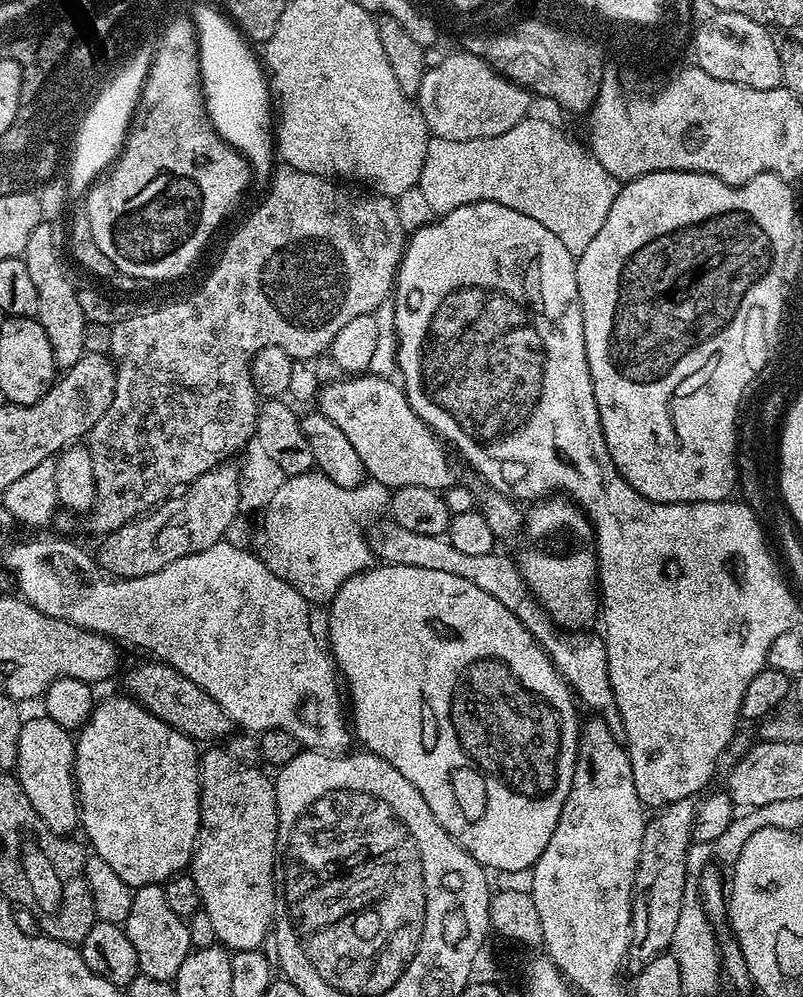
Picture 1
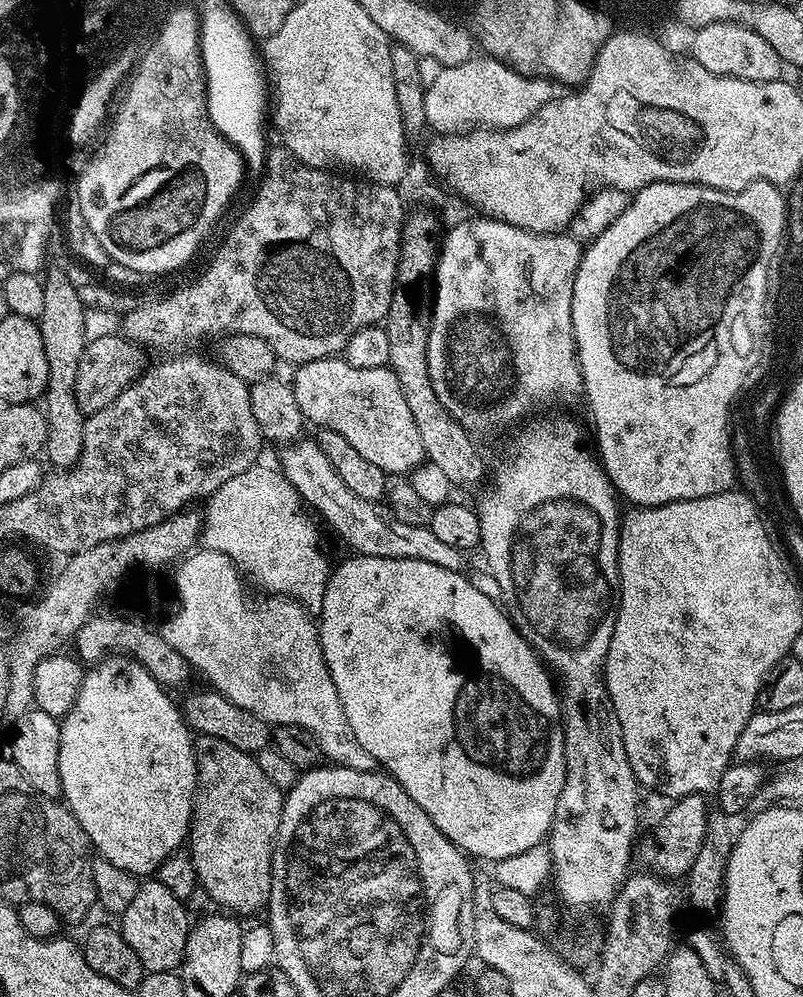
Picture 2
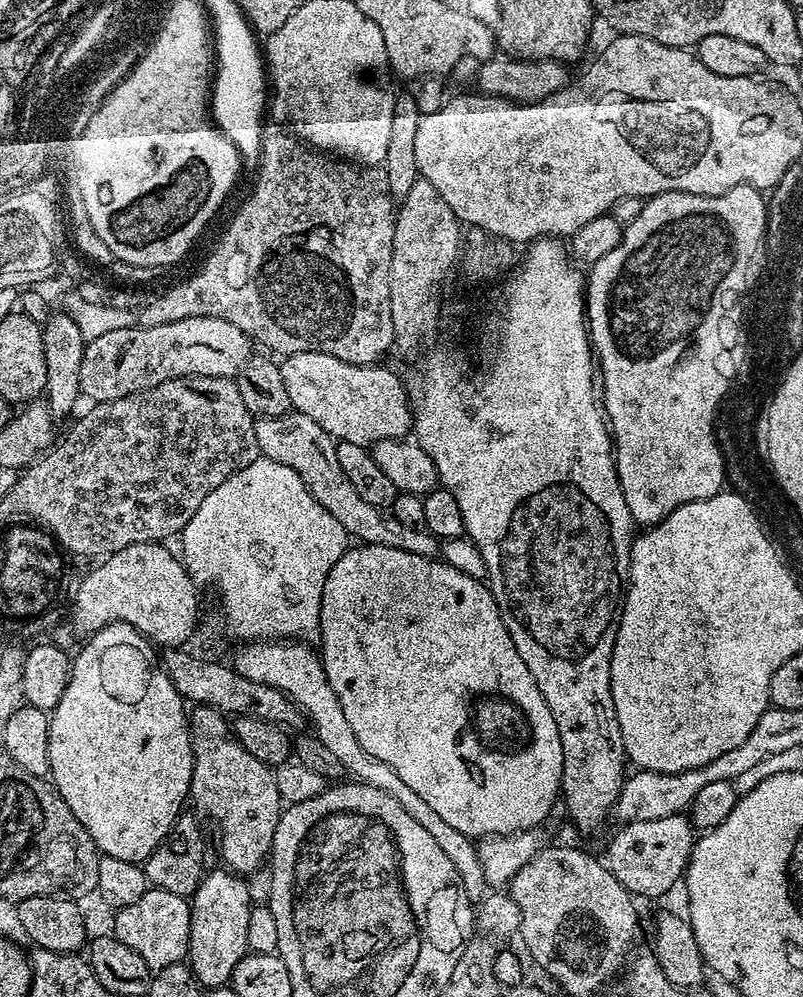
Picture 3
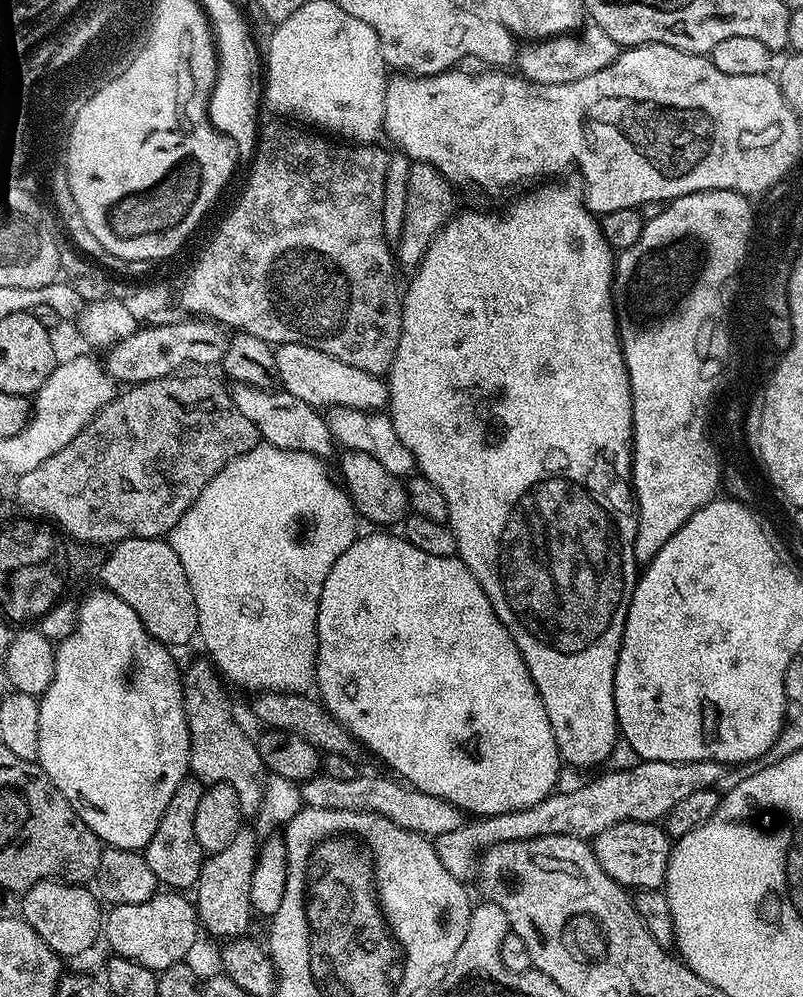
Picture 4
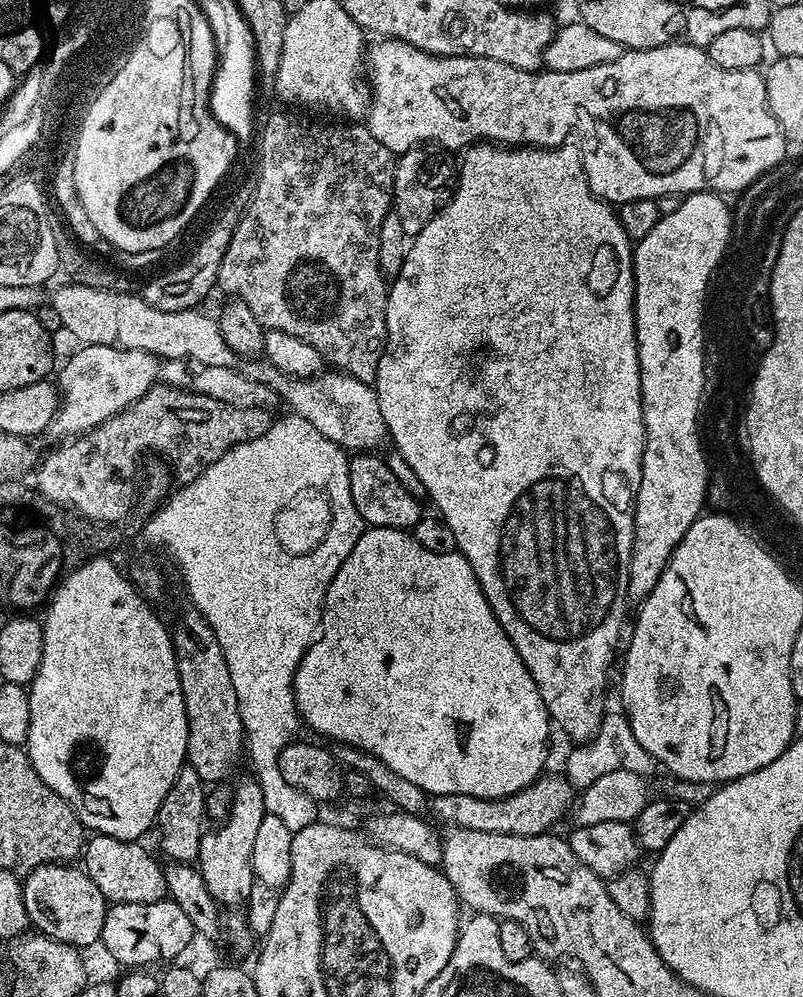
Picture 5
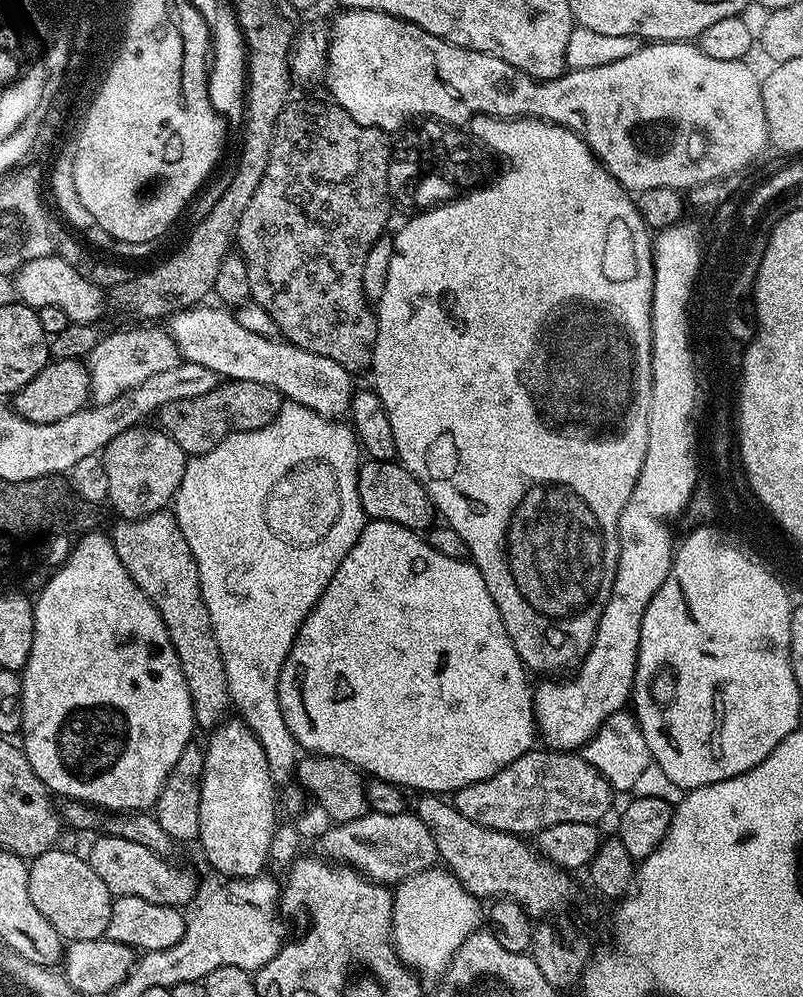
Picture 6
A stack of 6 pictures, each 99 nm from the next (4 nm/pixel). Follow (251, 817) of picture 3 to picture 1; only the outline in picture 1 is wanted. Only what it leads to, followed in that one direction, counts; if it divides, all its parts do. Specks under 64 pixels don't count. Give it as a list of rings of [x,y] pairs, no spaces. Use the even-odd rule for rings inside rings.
[[[212,746],[200,757],[200,836],[196,840],[196,851],[192,853],[190,874],[194,878],[194,886],[198,886],[198,894],[203,915],[208,915],[208,924],[217,936],[219,943],[233,953],[238,951],[254,951],[261,947],[264,940],[269,939],[274,917],[278,911],[278,849],[276,847],[276,831],[278,830],[278,806],[276,805],[276,789],[273,781],[263,776],[260,768],[248,768],[240,764],[230,755],[227,747]]]

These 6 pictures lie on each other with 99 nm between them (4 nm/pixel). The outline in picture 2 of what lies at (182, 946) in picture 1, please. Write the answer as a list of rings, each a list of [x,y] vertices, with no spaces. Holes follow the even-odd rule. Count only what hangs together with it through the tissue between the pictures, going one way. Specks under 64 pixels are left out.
[[[148,878],[141,883],[138,894],[134,894],[134,899],[130,901],[130,906],[126,906],[126,910],[119,913],[120,933],[126,938],[126,942],[130,942],[130,950],[134,950],[134,954],[138,954],[138,962],[142,962],[145,972],[175,972],[179,969],[184,960],[186,938],[190,927],[188,912],[184,907],[186,907],[185,901],[170,894],[170,890],[166,890],[166,886],[162,886],[160,880]]]

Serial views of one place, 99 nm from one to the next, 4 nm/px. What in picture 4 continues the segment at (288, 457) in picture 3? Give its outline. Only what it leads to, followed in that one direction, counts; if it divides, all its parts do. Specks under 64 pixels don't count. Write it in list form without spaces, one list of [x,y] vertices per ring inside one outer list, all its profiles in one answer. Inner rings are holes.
[[[233,383],[230,391],[234,406],[242,414],[246,414],[246,418],[250,418],[250,422],[254,422],[254,426],[260,432],[260,439],[263,443],[273,444],[276,448],[281,448],[282,450],[290,450],[292,448],[295,452],[309,452],[311,456],[321,458],[327,457],[327,452],[334,448],[334,441],[328,429],[327,419],[311,404],[302,402],[302,398],[294,398],[294,394],[283,390],[255,388],[249,384]]]

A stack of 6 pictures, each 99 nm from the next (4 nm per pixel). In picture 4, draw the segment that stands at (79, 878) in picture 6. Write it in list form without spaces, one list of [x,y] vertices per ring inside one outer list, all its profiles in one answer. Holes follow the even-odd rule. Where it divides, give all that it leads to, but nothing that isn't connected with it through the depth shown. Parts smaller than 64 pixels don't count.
[[[43,880],[23,893],[18,909],[19,915],[50,946],[50,950],[61,958],[80,956],[92,948],[92,943],[102,936],[101,901],[87,887],[66,884],[59,880]]]

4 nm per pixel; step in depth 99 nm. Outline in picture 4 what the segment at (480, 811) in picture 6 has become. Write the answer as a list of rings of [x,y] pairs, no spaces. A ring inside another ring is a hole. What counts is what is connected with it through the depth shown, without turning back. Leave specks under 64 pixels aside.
[[[317,774],[299,785],[300,803],[306,808],[362,810],[382,814],[382,818],[390,818],[390,822],[429,838],[450,834],[450,830],[458,830],[462,822],[459,808],[442,798],[420,792],[414,787],[405,786],[400,782],[395,783],[382,776],[364,776],[364,774],[350,778],[350,782],[338,782],[338,778]]]

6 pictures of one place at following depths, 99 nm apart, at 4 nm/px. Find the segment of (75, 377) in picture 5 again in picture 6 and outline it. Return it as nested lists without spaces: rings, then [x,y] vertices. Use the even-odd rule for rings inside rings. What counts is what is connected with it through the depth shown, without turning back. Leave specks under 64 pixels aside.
[[[163,327],[128,328],[125,332],[101,335],[97,345],[86,357],[92,387],[91,399],[96,404],[114,402],[114,398],[132,392],[142,386],[142,382],[154,378],[154,374],[162,374],[162,370],[170,370],[181,362],[178,346]]]

